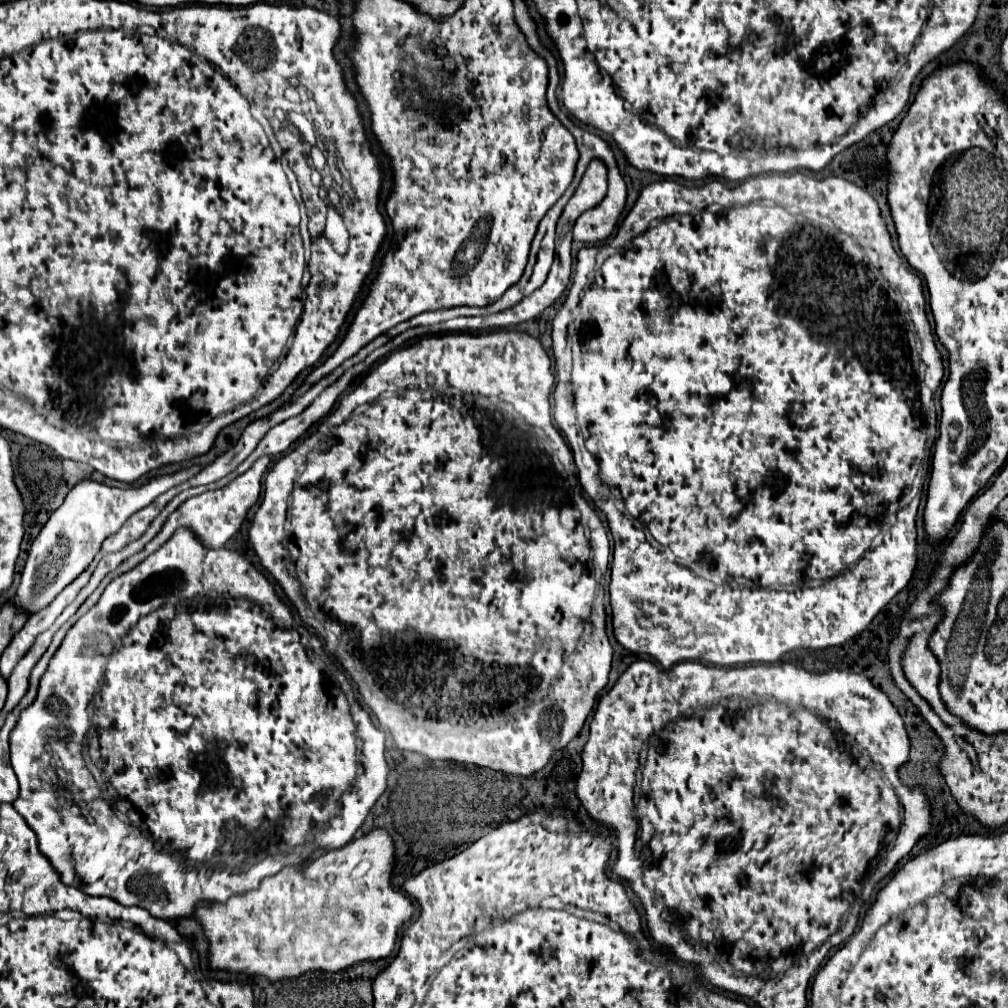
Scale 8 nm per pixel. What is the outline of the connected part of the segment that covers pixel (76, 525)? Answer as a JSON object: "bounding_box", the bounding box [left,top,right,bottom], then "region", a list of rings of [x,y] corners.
{"bounding_box":[14,466,200,616],"region":[[[194,466],[170,476],[160,476],[150,480],[138,490],[116,490],[92,480],[76,484],[66,496],[64,504],[50,516],[46,526],[32,542],[26,566],[22,570],[22,582],[14,598],[16,610],[24,610],[28,616],[34,616],[42,608],[46,608],[70,582],[74,582],[90,566],[90,562],[100,550],[100,544],[108,536],[112,536],[130,518],[130,514],[142,510],[144,506],[154,502],[160,494],[188,480],[198,470],[200,466]]]}

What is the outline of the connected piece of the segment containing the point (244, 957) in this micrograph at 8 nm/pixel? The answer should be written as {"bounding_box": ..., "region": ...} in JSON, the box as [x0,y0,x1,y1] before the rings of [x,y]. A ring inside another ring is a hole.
{"bounding_box":[194,830,414,984],"region":[[[372,830],[368,836],[360,838],[360,844],[358,840],[342,846],[340,850],[328,850],[324,854],[320,854],[318,858],[308,858],[304,862],[304,866],[300,868],[294,868],[294,866],[286,866],[282,868],[278,874],[274,876],[268,876],[262,880],[260,888],[258,890],[248,890],[244,894],[236,894],[232,896],[228,902],[224,904],[200,904],[200,908],[196,908],[196,916],[194,920],[202,926],[204,930],[204,936],[208,940],[208,968],[218,972],[218,970],[224,970],[224,972],[232,972],[232,974],[246,974],[246,976],[264,976],[270,984],[276,984],[284,978],[300,978],[304,974],[310,974],[310,972],[322,972],[322,974],[340,974],[360,962],[376,962],[376,960],[382,960],[382,958],[388,958],[394,948],[396,948],[396,940],[398,940],[398,930],[412,918],[414,914],[414,904],[412,900],[402,892],[398,890],[394,884],[392,884],[392,870],[394,870],[394,864],[396,864],[396,854],[394,854],[394,842],[392,842],[392,836],[386,832],[386,830]]]}

